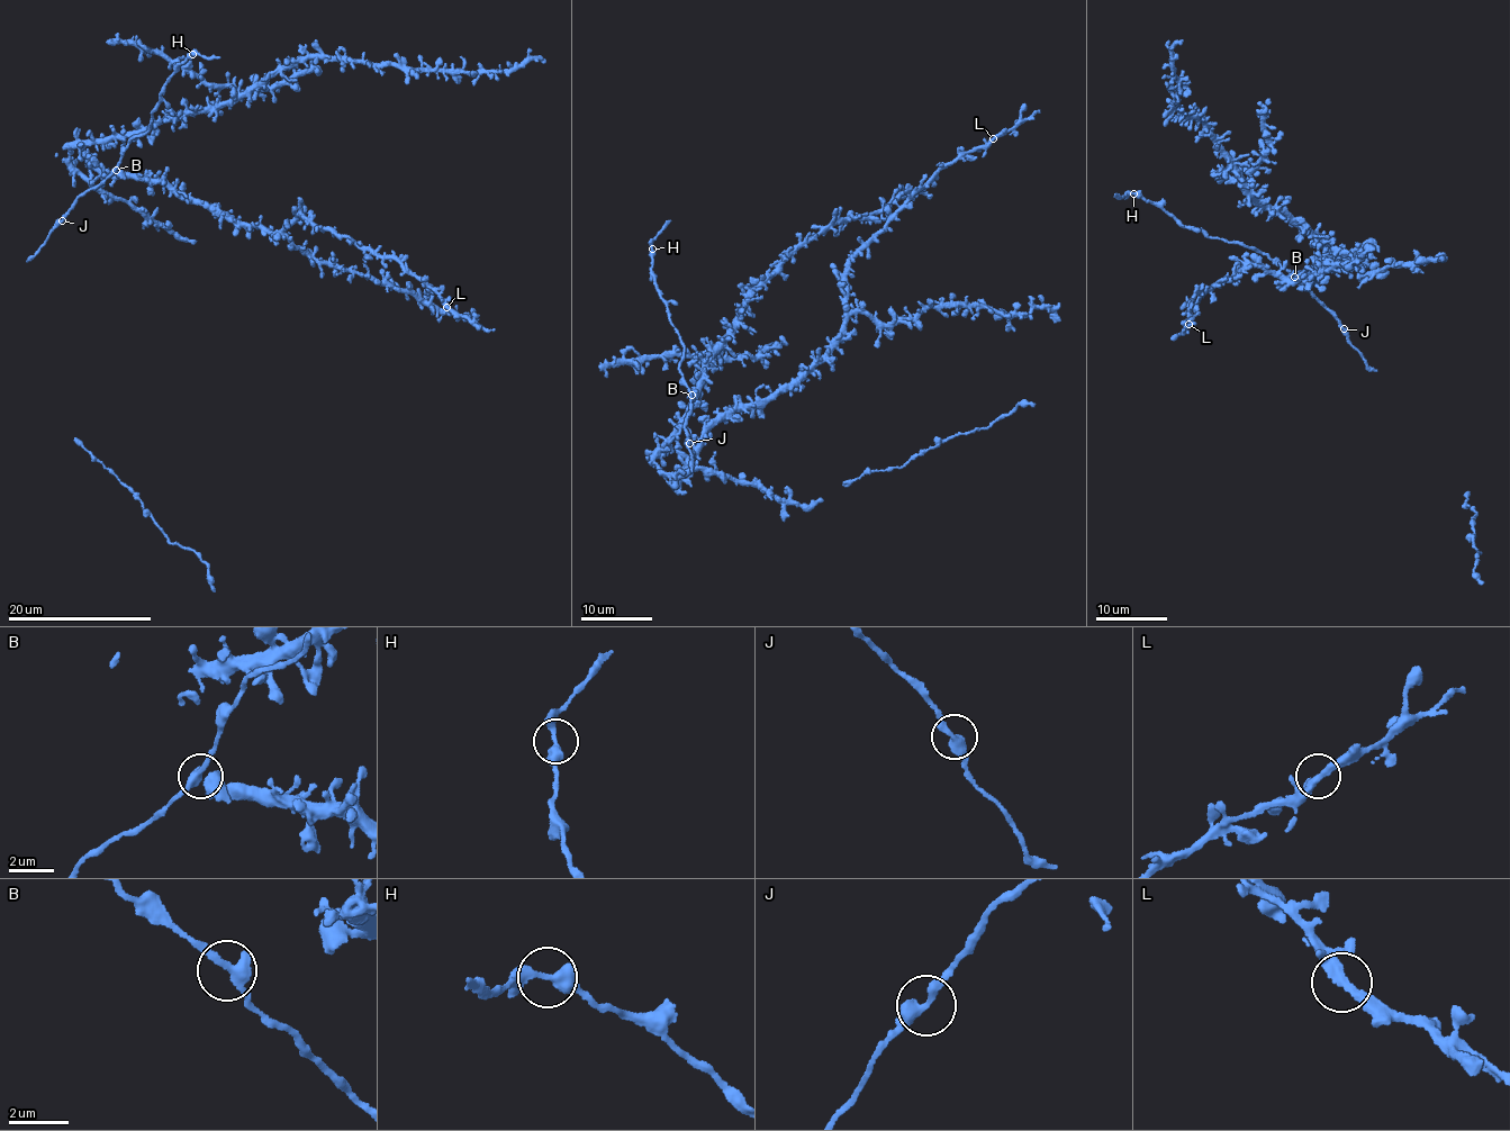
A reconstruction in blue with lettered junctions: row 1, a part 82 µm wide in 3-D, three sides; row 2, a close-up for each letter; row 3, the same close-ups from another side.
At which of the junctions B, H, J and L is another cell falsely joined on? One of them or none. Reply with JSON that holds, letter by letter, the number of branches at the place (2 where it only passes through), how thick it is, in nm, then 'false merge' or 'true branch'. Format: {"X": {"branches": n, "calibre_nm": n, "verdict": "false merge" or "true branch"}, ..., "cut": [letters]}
{"B": {"branches": 2, "calibre_nm": 360, "verdict": "true branch"}, "H": {"branches": 2, "calibre_nm": 380, "verdict": "true branch"}, "J": {"branches": 2, "calibre_nm": 400, "verdict": "true branch"}, "L": {"branches": 2, "calibre_nm": 320, "verdict": "true branch"}, "cut": []}

